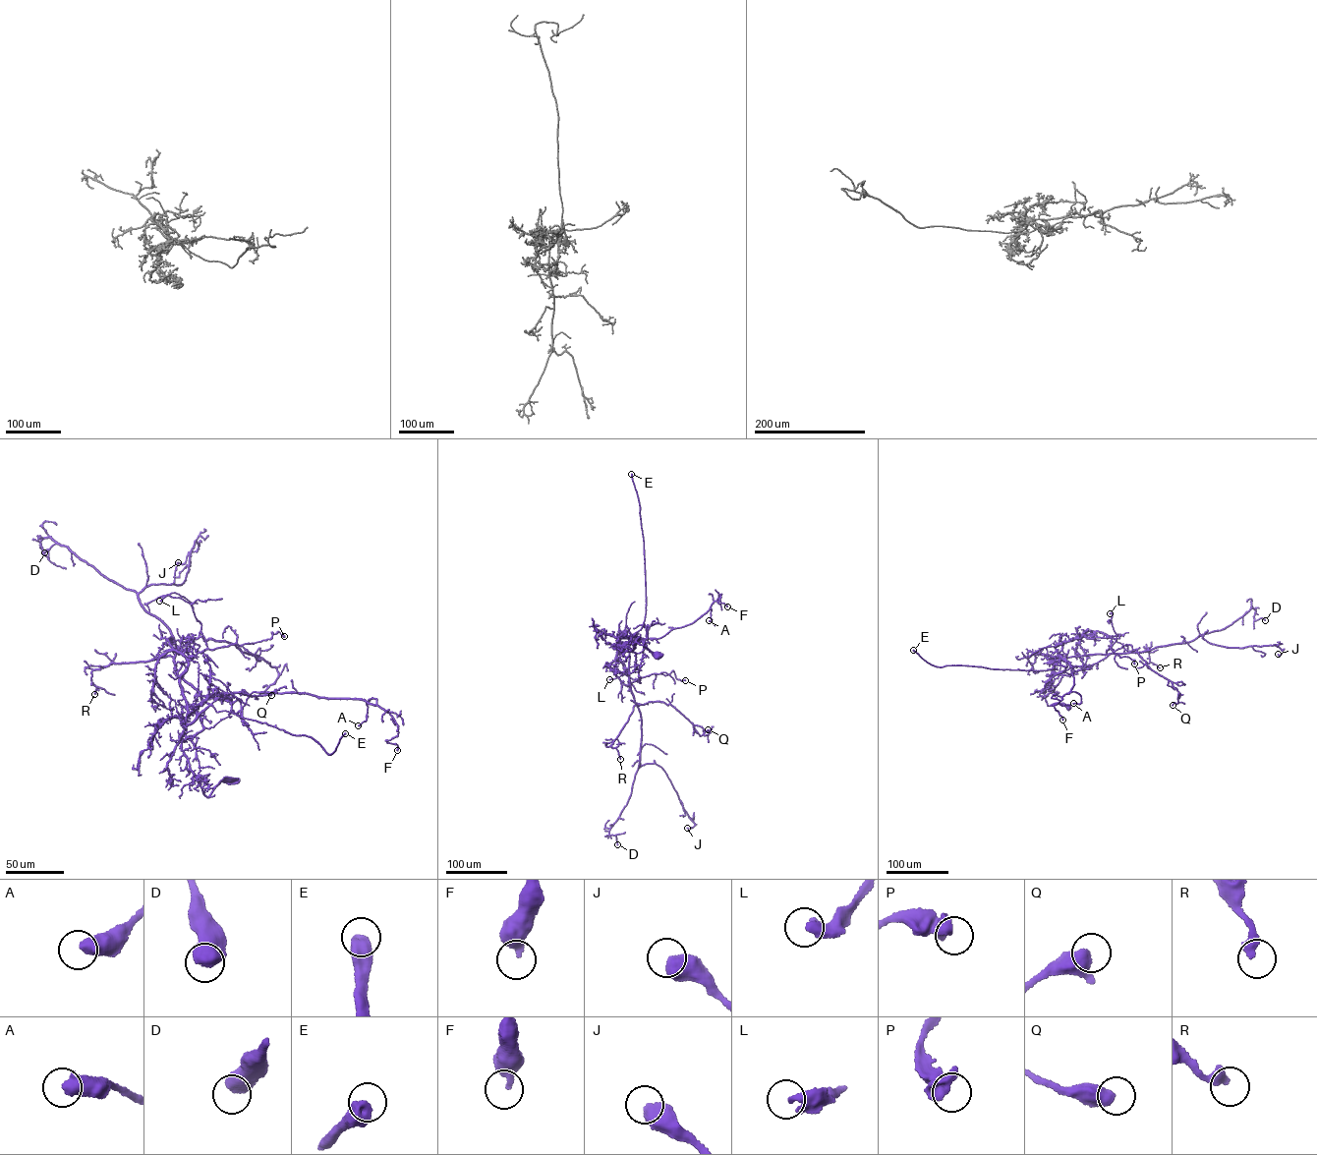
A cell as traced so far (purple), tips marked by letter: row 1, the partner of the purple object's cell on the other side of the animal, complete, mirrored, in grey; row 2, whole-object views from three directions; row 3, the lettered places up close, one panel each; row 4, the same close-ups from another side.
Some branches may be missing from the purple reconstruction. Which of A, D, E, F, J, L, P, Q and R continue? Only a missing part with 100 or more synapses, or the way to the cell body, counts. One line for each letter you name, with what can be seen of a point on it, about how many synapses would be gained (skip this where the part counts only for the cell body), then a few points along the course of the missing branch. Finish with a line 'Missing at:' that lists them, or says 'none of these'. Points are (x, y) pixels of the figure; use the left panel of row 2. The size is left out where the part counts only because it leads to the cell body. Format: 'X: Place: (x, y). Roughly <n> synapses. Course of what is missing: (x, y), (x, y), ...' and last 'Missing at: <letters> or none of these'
E: Place: (345, 733). Roughly 250 synapses. Course of what is missing: (345, 733), (359, 717), (363, 721), (368, 717), (383, 697)
Missing at: E

